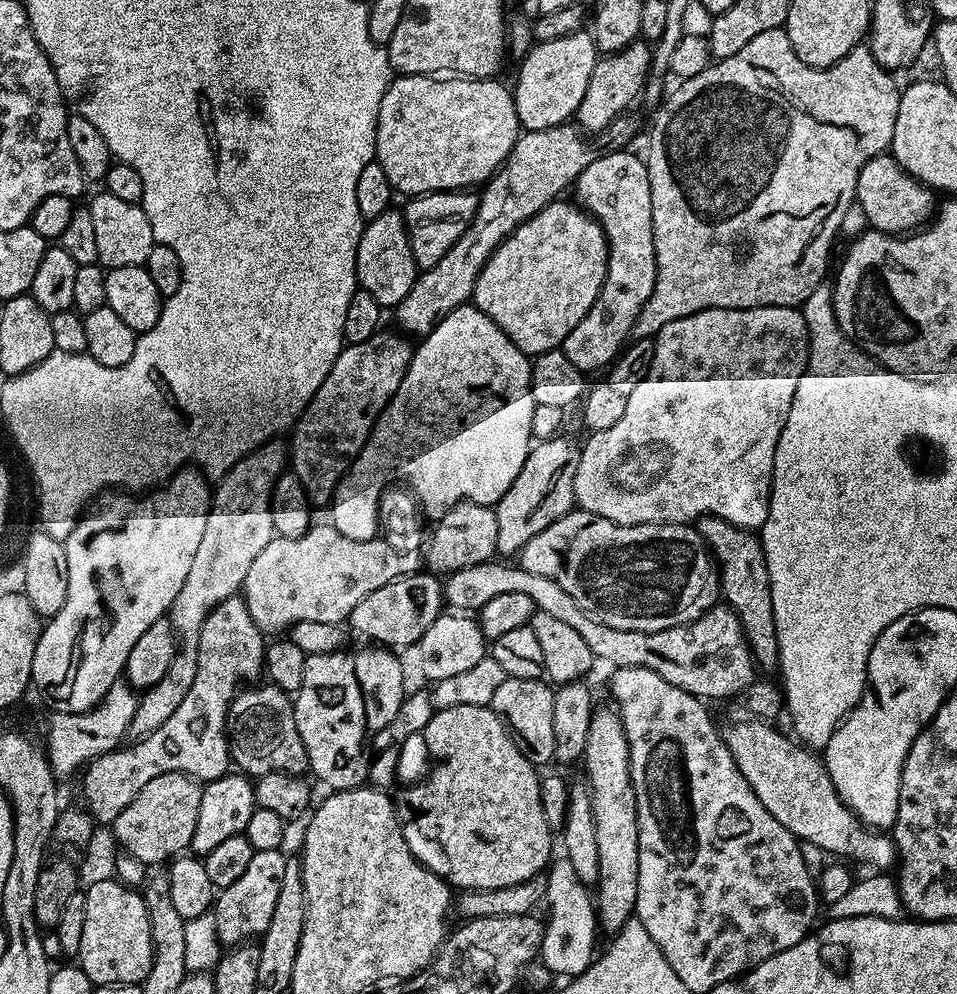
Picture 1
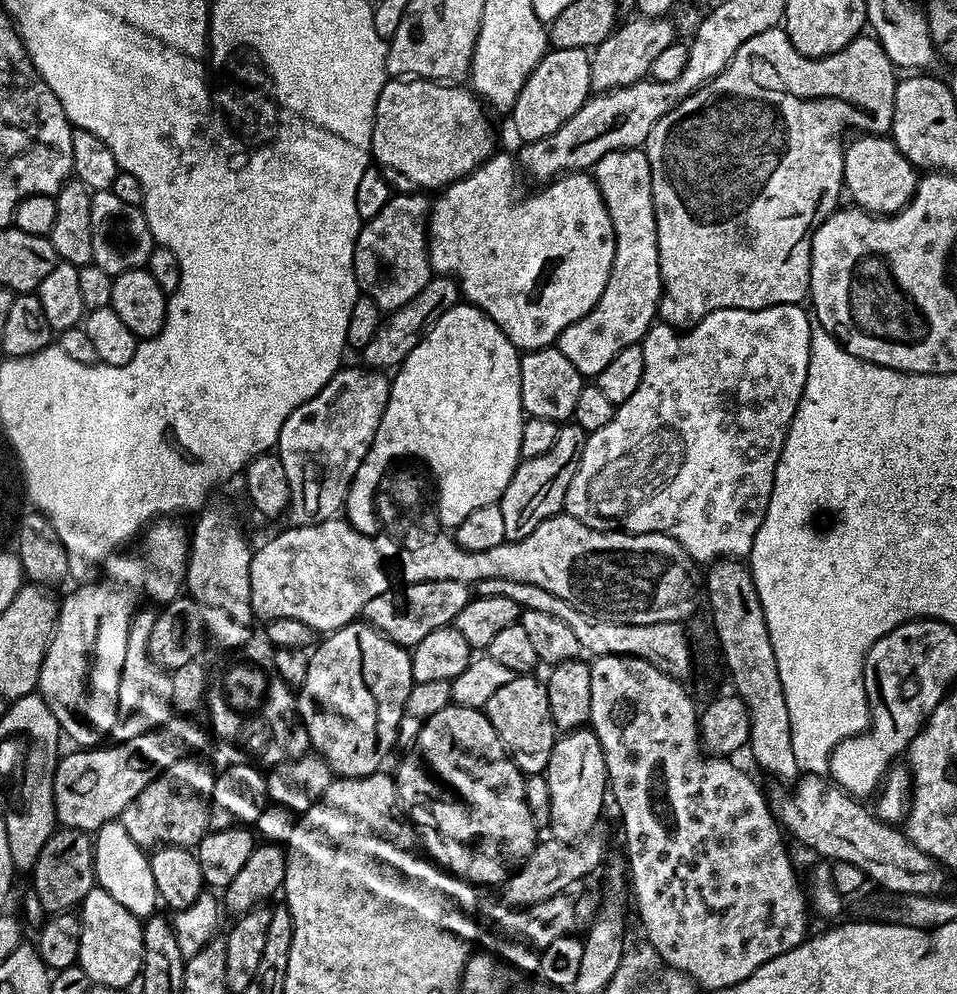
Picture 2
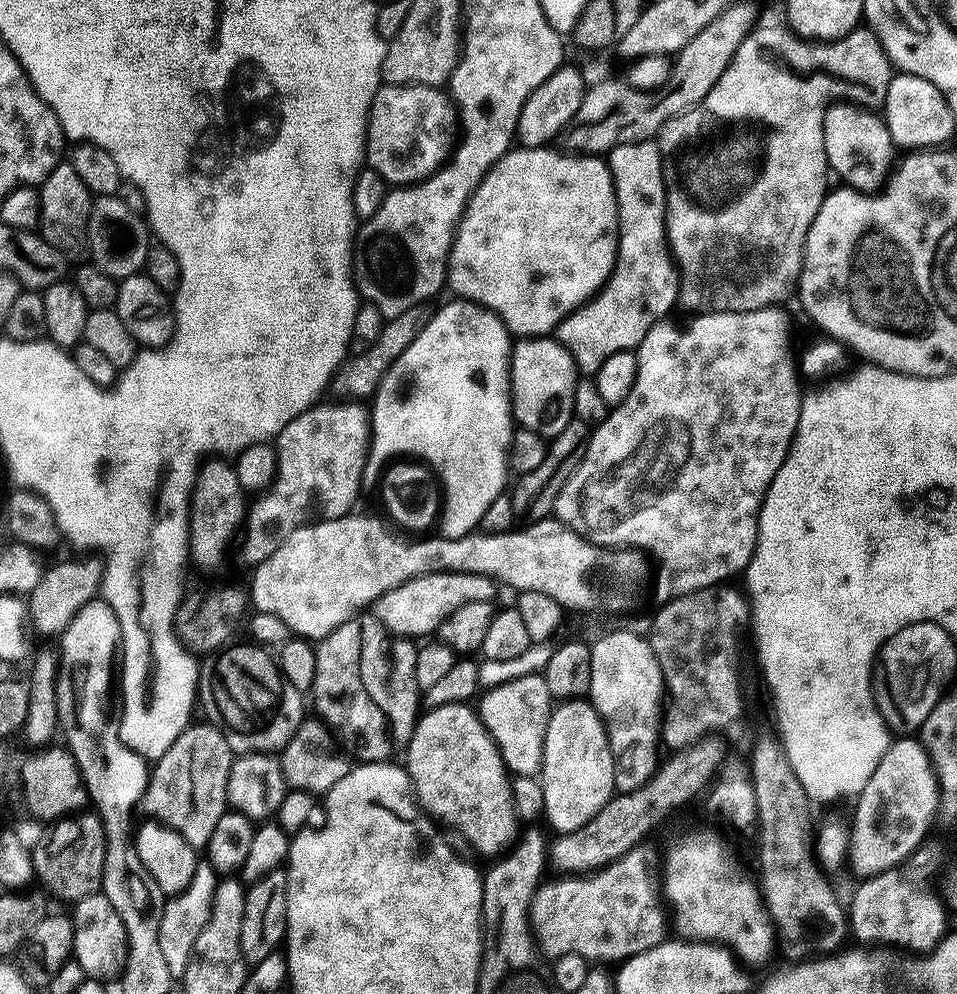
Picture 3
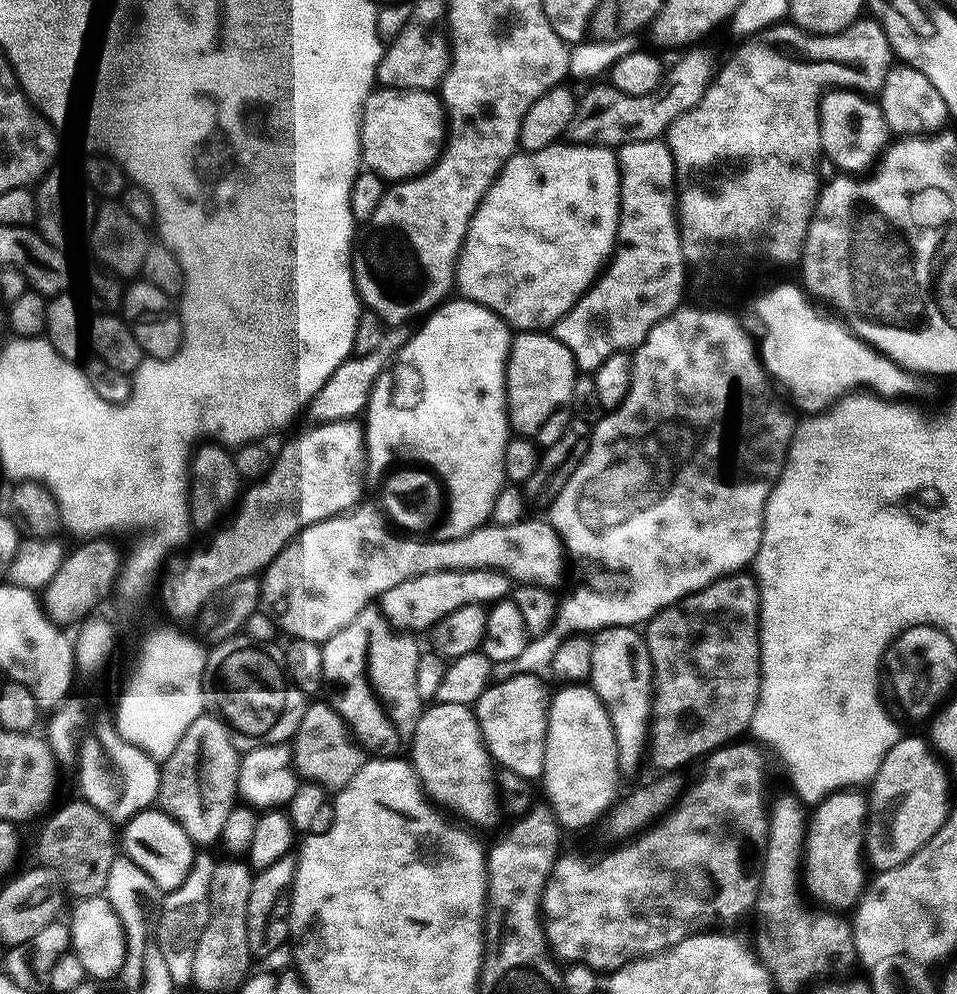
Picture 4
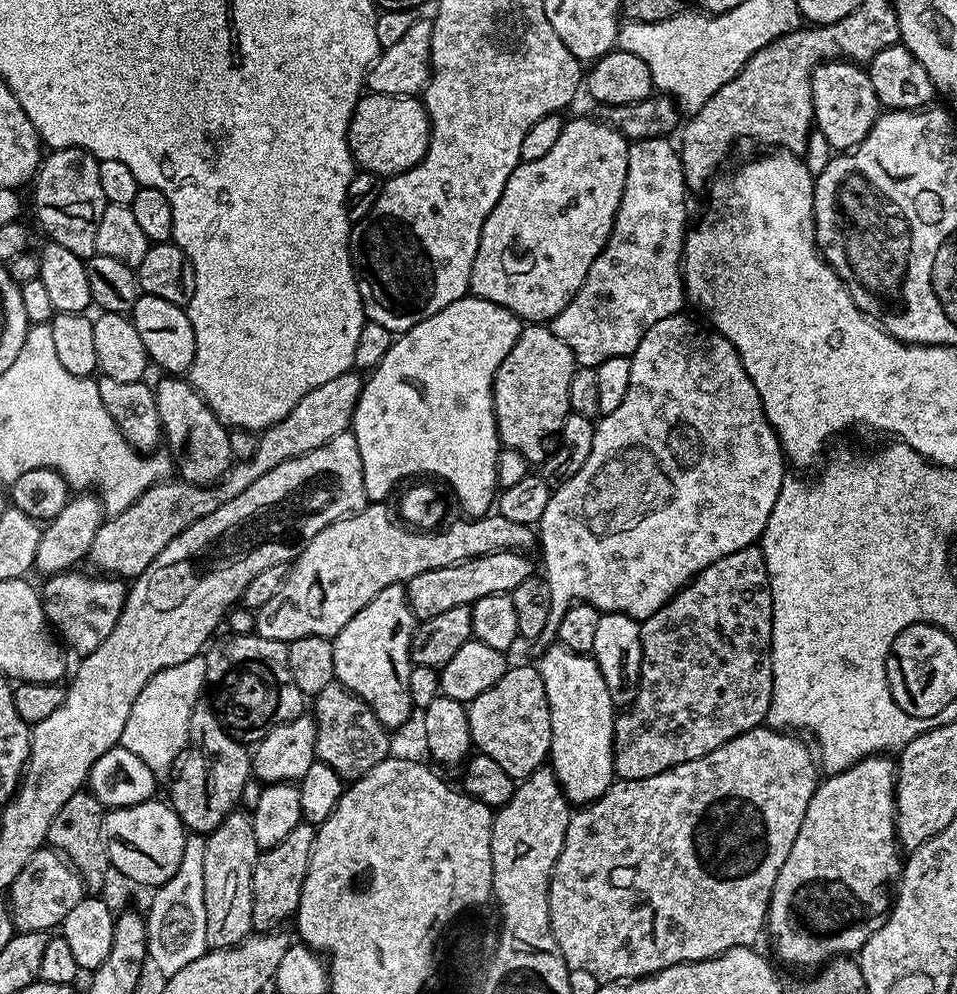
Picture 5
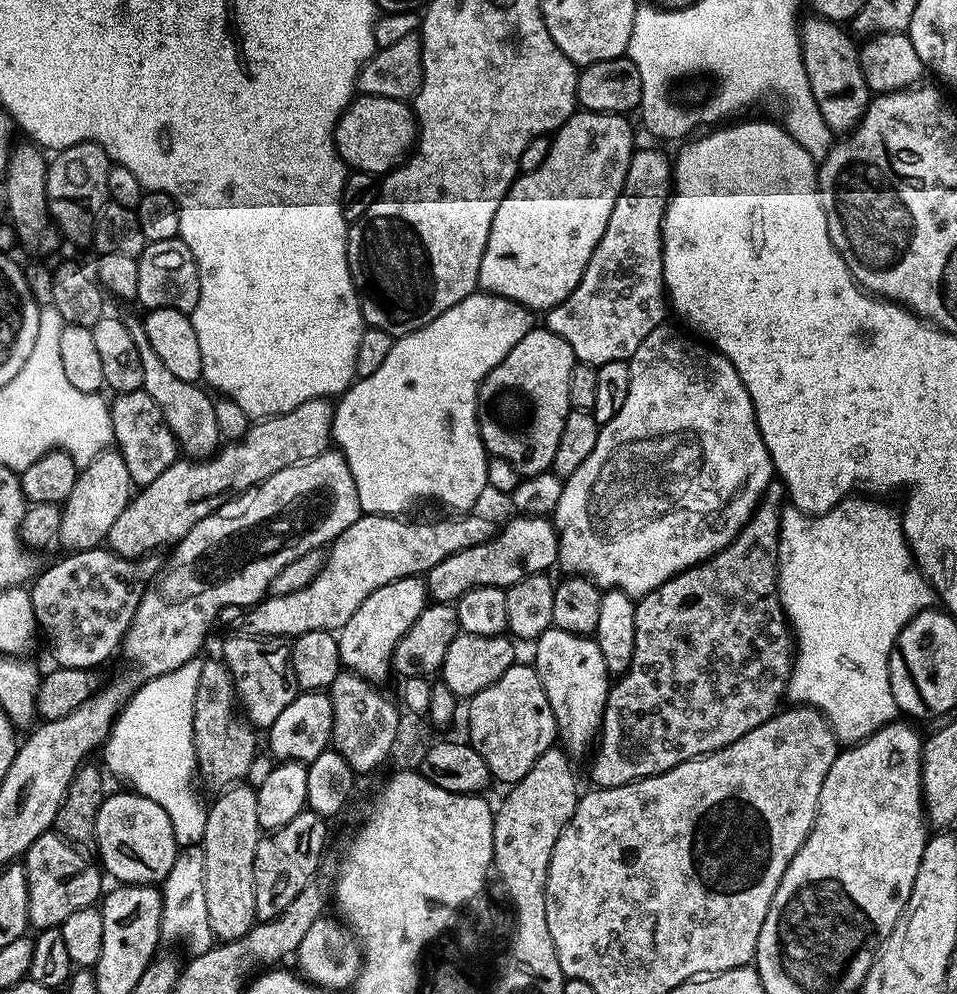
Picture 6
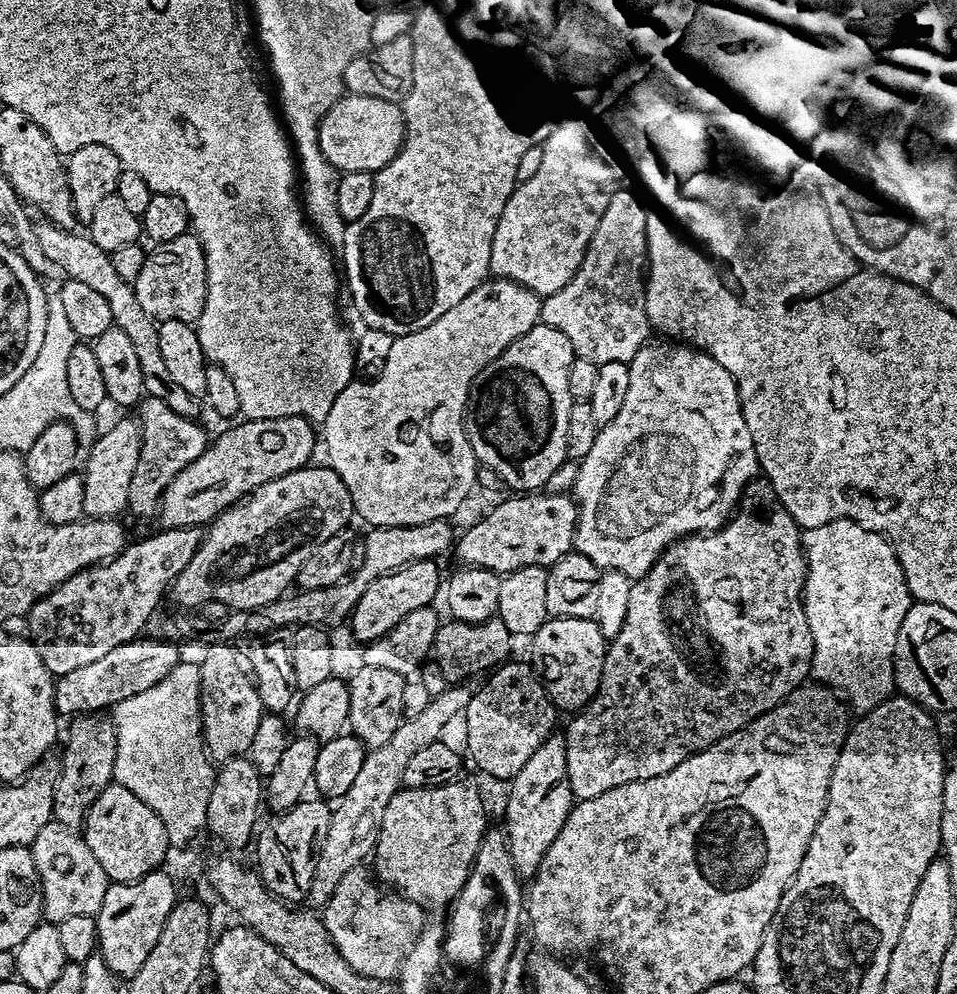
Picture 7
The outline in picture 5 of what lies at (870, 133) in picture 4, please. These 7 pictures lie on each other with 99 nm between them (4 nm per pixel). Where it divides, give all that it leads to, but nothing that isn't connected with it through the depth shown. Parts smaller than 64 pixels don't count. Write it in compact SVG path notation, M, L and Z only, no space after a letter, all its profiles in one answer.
M826 60L812 72L812 119L815 131L821 132L837 153L855 150L870 134L880 116L882 105L874 94L874 82L861 65L846 60Z

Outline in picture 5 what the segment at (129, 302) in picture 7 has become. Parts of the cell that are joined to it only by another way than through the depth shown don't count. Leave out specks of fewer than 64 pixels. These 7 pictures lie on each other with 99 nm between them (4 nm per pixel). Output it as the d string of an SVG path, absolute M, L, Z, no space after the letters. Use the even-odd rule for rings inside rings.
M168 374L155 381L158 418L167 451L174 457L174 468L179 479L188 484L211 486L220 483L232 469L234 457L230 450L229 429L210 410L198 389L187 379ZM172 452L173 453L172 453ZM176 455L176 456L175 456Z

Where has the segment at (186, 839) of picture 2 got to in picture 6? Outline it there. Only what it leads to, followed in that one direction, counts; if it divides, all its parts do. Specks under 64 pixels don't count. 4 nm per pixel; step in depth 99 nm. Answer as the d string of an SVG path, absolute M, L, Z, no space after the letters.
M205 659L202 670L195 679L198 690L194 693L192 741L196 747L198 780L201 785L213 788L213 793L219 794L225 788L231 788L245 779L258 754L257 733L238 711L236 683L232 680L232 671L223 659Z

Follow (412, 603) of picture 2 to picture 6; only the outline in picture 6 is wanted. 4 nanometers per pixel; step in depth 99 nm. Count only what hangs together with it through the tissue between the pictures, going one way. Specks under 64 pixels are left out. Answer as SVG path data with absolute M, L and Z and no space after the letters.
M516 514L513 517L492 539L466 550L458 550L458 554L450 554L450 558L431 568L426 574L429 597L436 602L455 602L462 594L478 586L507 590L522 582L522 578L552 570L548 568L555 569L560 559L560 535L556 532L555 523L546 516Z

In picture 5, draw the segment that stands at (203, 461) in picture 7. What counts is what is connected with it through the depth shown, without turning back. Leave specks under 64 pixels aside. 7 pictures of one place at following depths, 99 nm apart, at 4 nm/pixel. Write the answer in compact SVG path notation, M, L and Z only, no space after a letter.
M356 370L338 374L338 378L330 378L330 382L322 382L322 386L318 386L318 390L310 390L310 394L306 394L302 402L298 402L298 406L286 414L286 418L263 429L259 433L258 450L252 458L233 463L232 469L218 484L188 484L179 478L169 478L146 490L126 510L109 515L98 526L98 534L94 534L90 553L91 567L117 578L142 575L146 566L150 566L150 562L154 562L154 558L158 558L158 554L162 554L162 550L166 550L166 546L170 546L170 542L174 542L182 530L198 522L198 518L206 518L206 514L214 514L214 510L230 502L230 498L238 498L246 486L262 478L262 474L274 470L274 466L295 456L310 454L310 450L326 446L330 438L349 431L363 388L364 380Z

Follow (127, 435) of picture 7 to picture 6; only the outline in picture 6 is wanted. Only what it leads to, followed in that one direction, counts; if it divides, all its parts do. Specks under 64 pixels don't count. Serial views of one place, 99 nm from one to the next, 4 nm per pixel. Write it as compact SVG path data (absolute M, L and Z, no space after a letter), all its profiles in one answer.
M118 450L99 452L89 464L83 465L77 471L74 490L70 490L68 499L62 505L59 543L65 544L65 549L73 552L101 547L108 539L110 526L114 526L118 514L126 510L133 495L134 485L130 470L126 470L124 455Z

